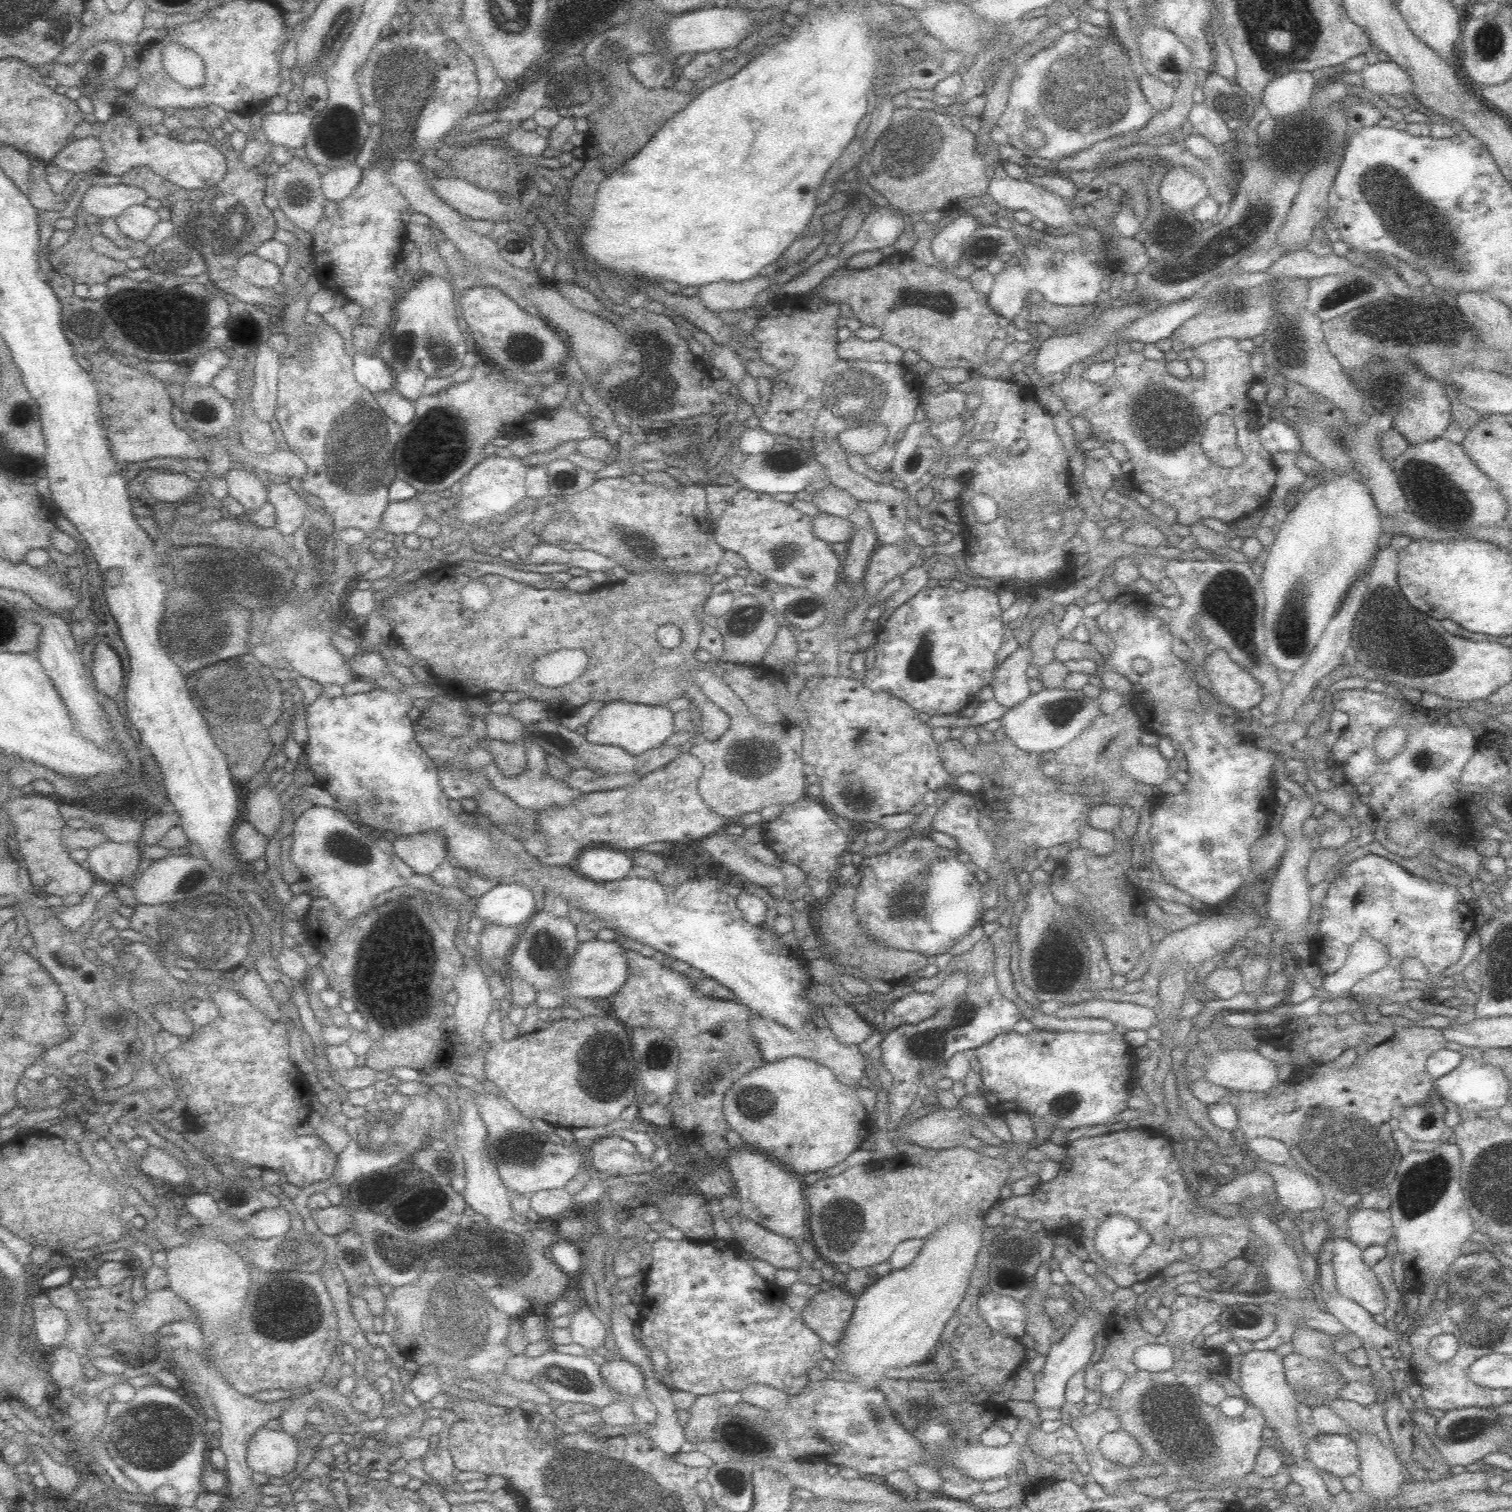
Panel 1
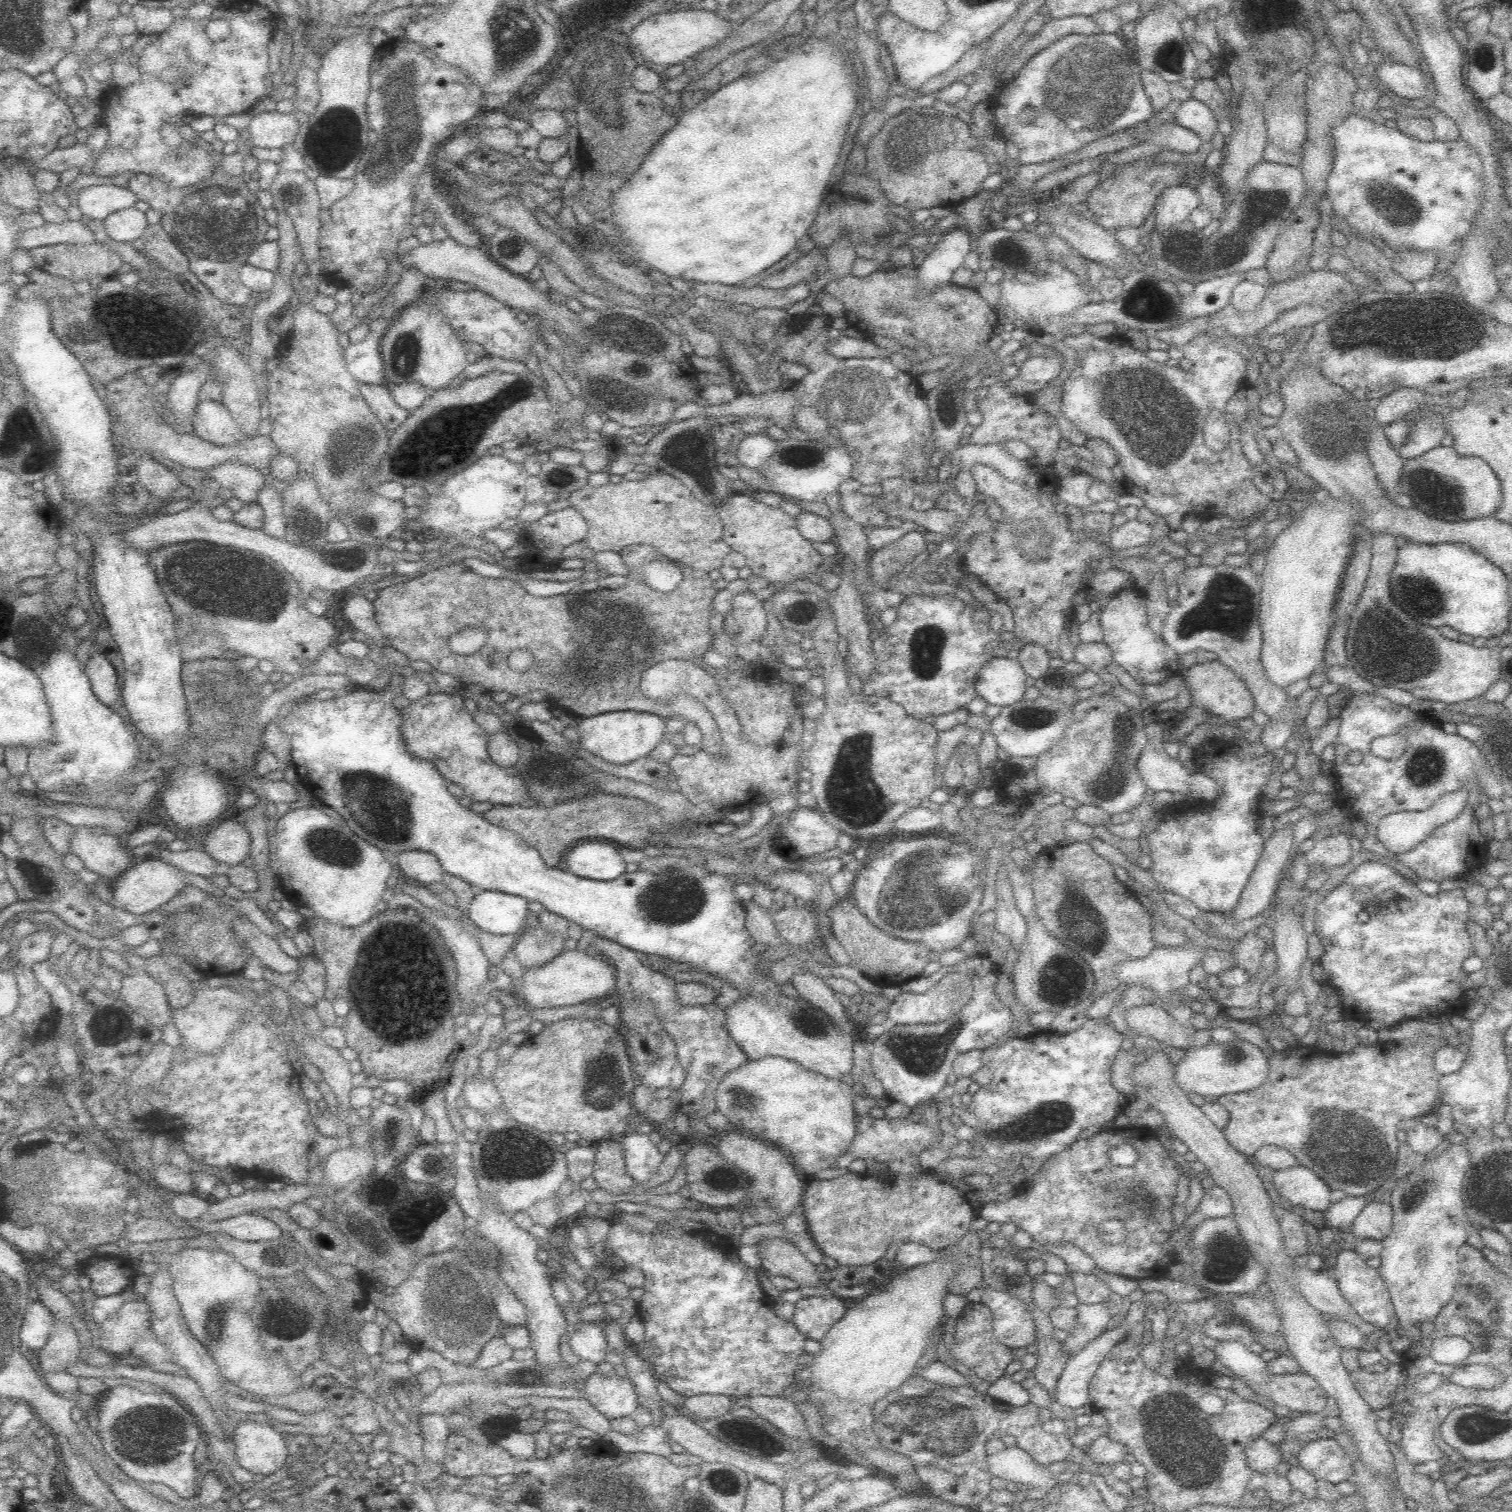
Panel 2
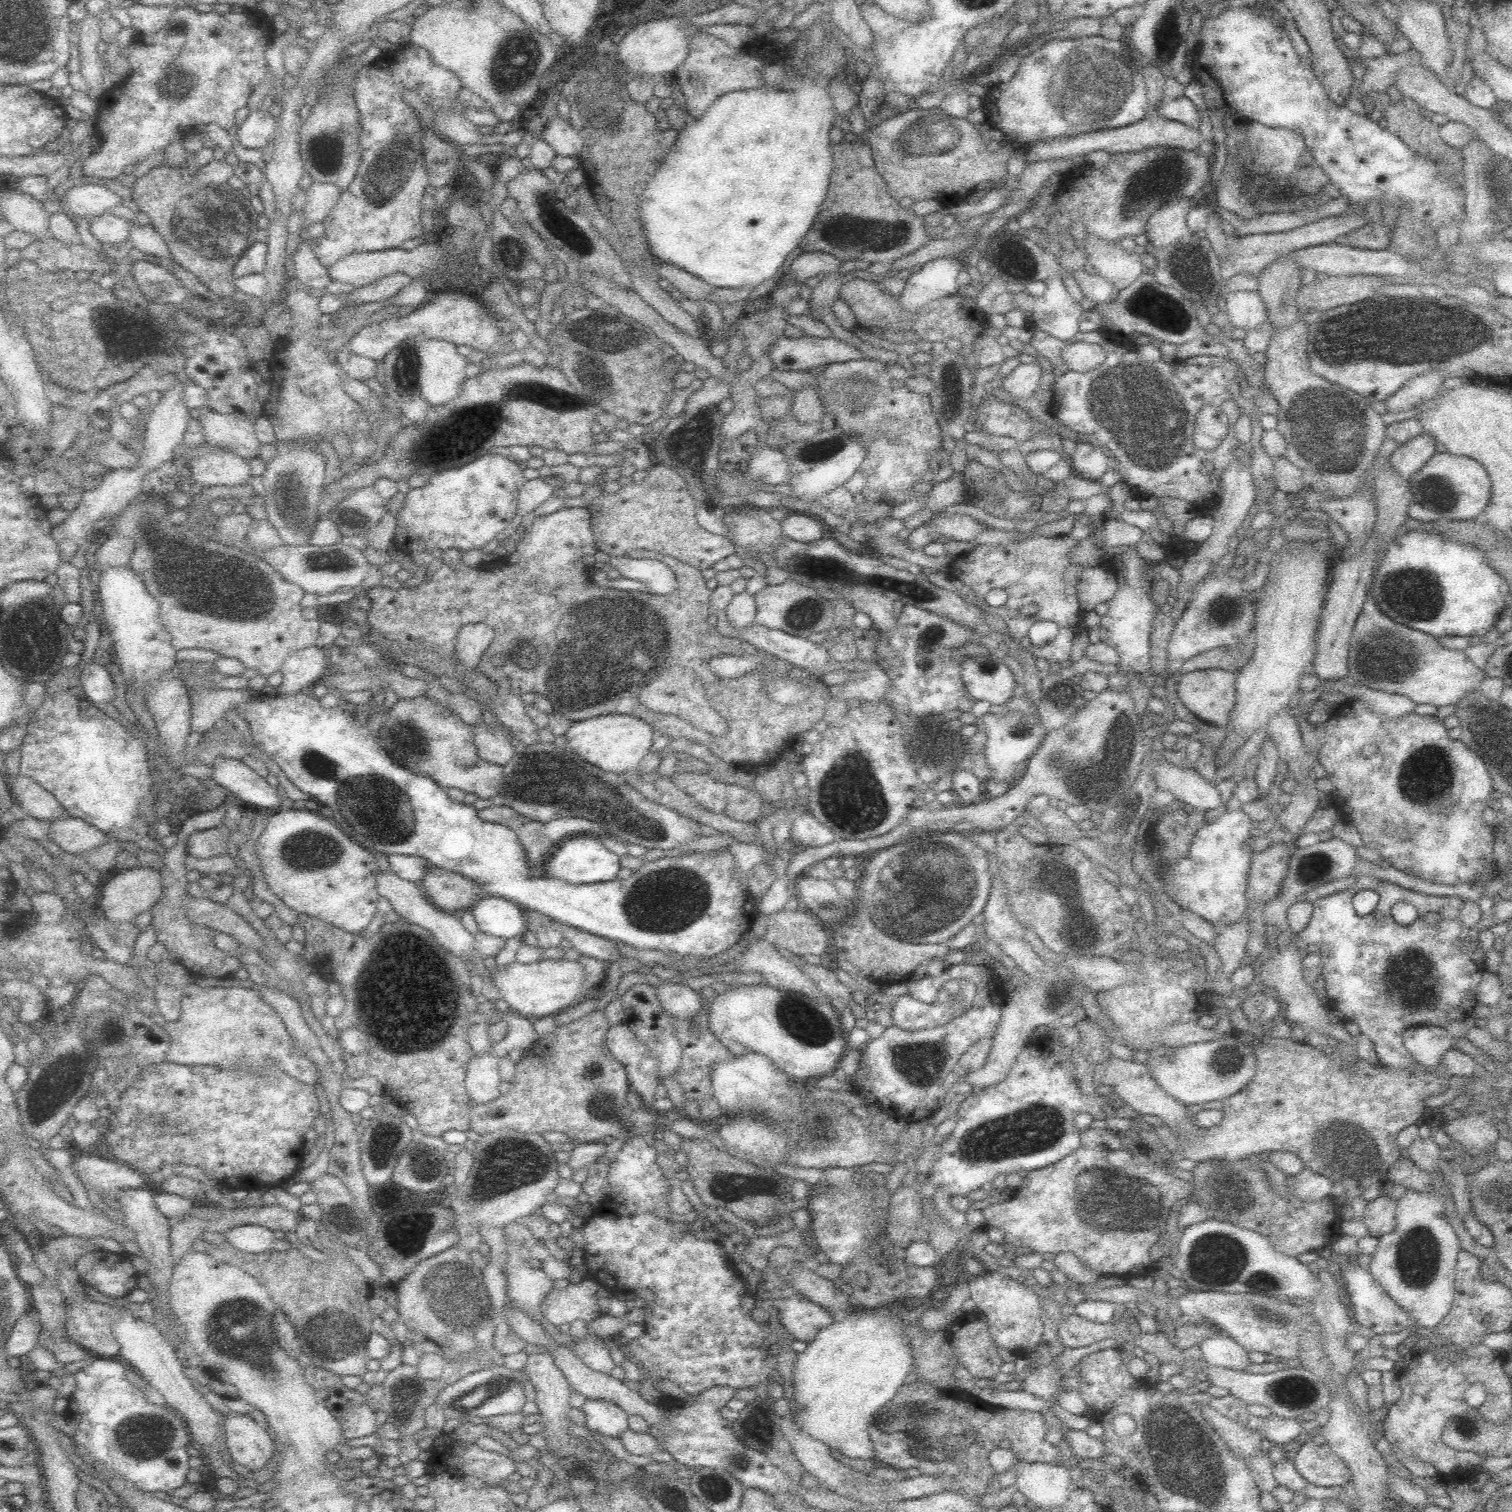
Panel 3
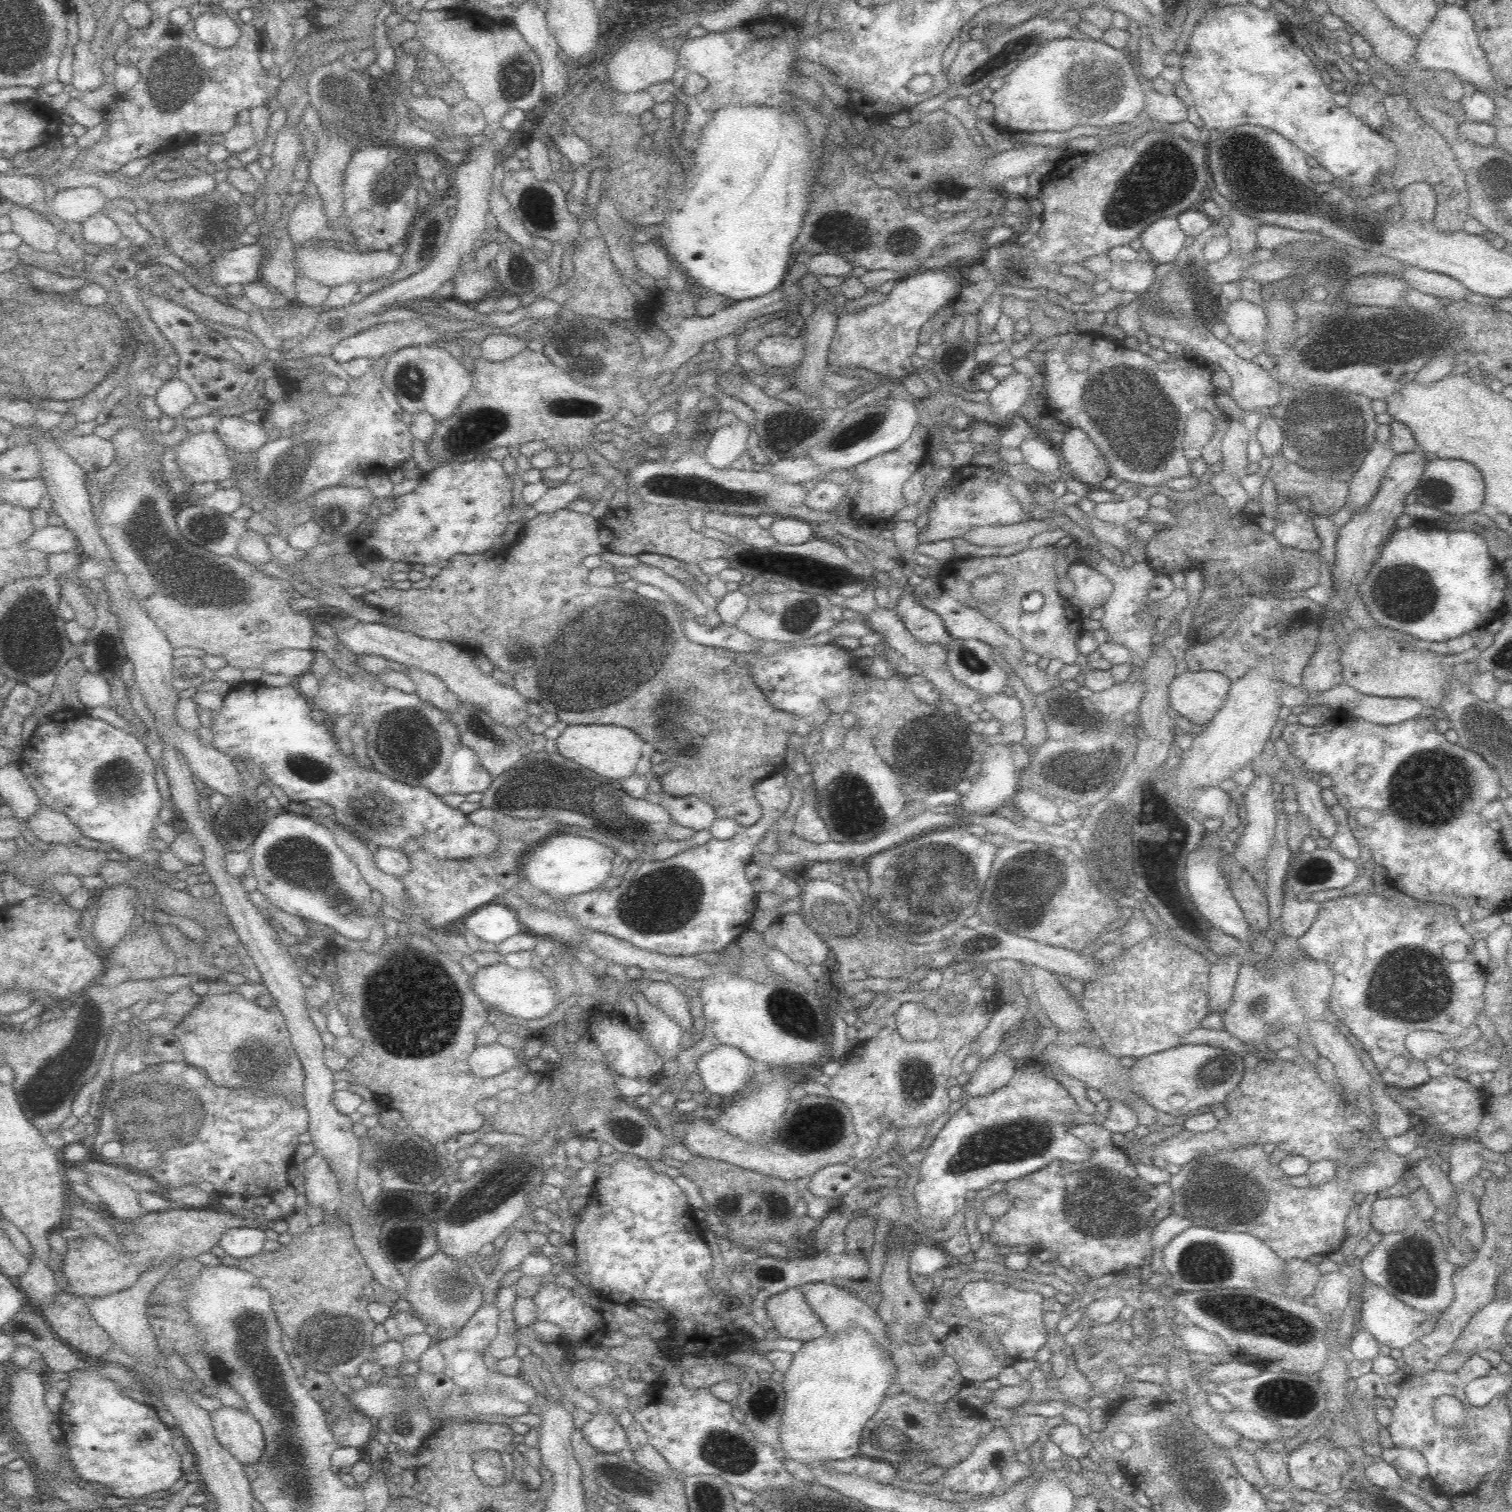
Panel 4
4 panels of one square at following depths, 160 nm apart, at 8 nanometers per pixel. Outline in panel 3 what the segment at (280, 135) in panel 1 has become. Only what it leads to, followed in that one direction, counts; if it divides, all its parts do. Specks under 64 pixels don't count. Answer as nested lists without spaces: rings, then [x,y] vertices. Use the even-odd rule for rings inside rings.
[[[257,109],[250,113],[235,129],[238,130],[235,143],[249,150],[260,149],[266,151],[271,148],[275,140],[277,118]]]

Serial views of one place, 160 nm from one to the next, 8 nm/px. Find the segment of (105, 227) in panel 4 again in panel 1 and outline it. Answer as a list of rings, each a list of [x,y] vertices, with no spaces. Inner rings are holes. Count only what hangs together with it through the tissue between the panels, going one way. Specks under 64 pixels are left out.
[[[144,205],[129,206],[115,220],[122,234],[134,241],[144,241],[161,222],[158,212]]]

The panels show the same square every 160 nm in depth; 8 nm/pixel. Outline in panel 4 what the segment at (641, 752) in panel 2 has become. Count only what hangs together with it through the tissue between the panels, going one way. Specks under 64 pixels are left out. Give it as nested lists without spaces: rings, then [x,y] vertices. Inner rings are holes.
[[[568,725],[560,736],[555,740],[558,753],[562,754],[568,760],[574,760],[576,764],[590,768],[594,772],[598,772],[600,776],[606,778],[623,779],[636,771],[636,764],[641,758],[642,746],[644,739],[640,735],[634,733],[633,730],[622,728],[622,726],[598,726],[588,725]]]

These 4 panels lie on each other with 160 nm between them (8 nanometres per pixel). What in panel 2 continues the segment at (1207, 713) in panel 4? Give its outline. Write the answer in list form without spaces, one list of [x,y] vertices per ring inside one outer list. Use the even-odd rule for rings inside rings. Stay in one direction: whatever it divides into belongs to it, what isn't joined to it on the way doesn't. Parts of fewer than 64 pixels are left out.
[[[1217,658],[1211,661],[1197,661],[1183,673],[1184,684],[1190,692],[1192,705],[1205,709],[1207,712],[1226,722],[1239,721],[1251,716],[1255,709],[1254,698],[1246,683],[1237,674]]]

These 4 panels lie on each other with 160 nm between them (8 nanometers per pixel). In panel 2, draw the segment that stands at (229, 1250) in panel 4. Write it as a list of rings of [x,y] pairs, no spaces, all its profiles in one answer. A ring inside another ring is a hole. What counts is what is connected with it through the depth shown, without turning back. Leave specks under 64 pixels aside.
[[[244,1213],[227,1219],[204,1223],[204,1234],[222,1231],[239,1241],[273,1241],[282,1236],[280,1227],[265,1216]]]

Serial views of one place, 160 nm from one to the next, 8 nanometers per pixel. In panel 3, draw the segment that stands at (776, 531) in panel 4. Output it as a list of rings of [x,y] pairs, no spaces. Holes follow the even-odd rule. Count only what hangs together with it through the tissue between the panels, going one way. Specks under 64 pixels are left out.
[[[797,510],[790,511],[788,518],[782,519],[782,533],[785,538],[810,543],[822,538],[824,524],[817,517],[804,515]]]

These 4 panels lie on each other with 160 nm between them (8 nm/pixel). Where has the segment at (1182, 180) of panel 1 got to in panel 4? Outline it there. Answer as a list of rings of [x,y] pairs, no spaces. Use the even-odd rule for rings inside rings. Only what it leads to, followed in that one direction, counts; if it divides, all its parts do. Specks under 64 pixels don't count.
[[[1177,217],[1160,218],[1139,237],[1142,246],[1151,254],[1157,264],[1172,264],[1184,247],[1187,237],[1180,229]]]

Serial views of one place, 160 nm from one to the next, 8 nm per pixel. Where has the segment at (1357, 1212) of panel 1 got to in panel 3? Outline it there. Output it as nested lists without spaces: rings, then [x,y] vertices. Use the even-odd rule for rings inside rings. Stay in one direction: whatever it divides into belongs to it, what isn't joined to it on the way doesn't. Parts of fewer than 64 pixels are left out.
[[[1380,1194],[1375,1200],[1369,1200],[1365,1206],[1362,1221],[1368,1227],[1370,1236],[1381,1237],[1395,1229],[1398,1202]]]

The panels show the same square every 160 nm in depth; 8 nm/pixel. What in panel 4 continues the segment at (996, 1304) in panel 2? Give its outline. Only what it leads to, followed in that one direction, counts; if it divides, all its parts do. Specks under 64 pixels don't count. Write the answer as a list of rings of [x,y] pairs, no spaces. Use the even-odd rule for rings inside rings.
[[[986,1277],[980,1280],[968,1281],[960,1290],[958,1296],[964,1304],[963,1310],[972,1314],[972,1318],[978,1318],[980,1314],[1002,1315],[1011,1319],[1011,1330],[1001,1338],[1004,1352],[1018,1360],[1036,1360],[1036,1352],[1040,1347],[1047,1345],[1047,1334],[1044,1324],[1044,1312],[1042,1303],[1045,1298],[1037,1290],[1026,1292],[1007,1282],[1006,1277]]]

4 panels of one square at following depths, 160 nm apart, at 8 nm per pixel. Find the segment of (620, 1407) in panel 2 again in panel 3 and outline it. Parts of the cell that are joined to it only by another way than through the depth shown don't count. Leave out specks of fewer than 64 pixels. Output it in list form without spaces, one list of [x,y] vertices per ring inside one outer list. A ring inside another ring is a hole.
[[[586,1399],[580,1409],[586,1419],[586,1428],[582,1431],[586,1435],[600,1434],[619,1438],[628,1426],[629,1414],[616,1403],[604,1399]]]

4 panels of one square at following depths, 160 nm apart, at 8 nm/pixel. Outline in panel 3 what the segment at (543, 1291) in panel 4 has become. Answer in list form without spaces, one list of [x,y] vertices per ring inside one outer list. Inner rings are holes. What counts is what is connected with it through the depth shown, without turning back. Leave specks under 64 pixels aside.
[[[589,1278],[571,1283],[564,1290],[552,1290],[540,1304],[545,1322],[556,1327],[584,1320],[586,1324],[604,1314],[598,1307],[596,1292],[601,1284]]]

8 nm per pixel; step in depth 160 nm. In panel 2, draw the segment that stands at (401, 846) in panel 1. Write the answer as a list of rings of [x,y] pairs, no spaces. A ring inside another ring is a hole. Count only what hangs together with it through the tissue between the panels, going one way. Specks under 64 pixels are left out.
[[[406,850],[398,853],[398,862],[400,872],[404,872],[405,878],[414,880],[417,885],[430,886],[435,882],[445,882],[445,870],[430,852]]]

